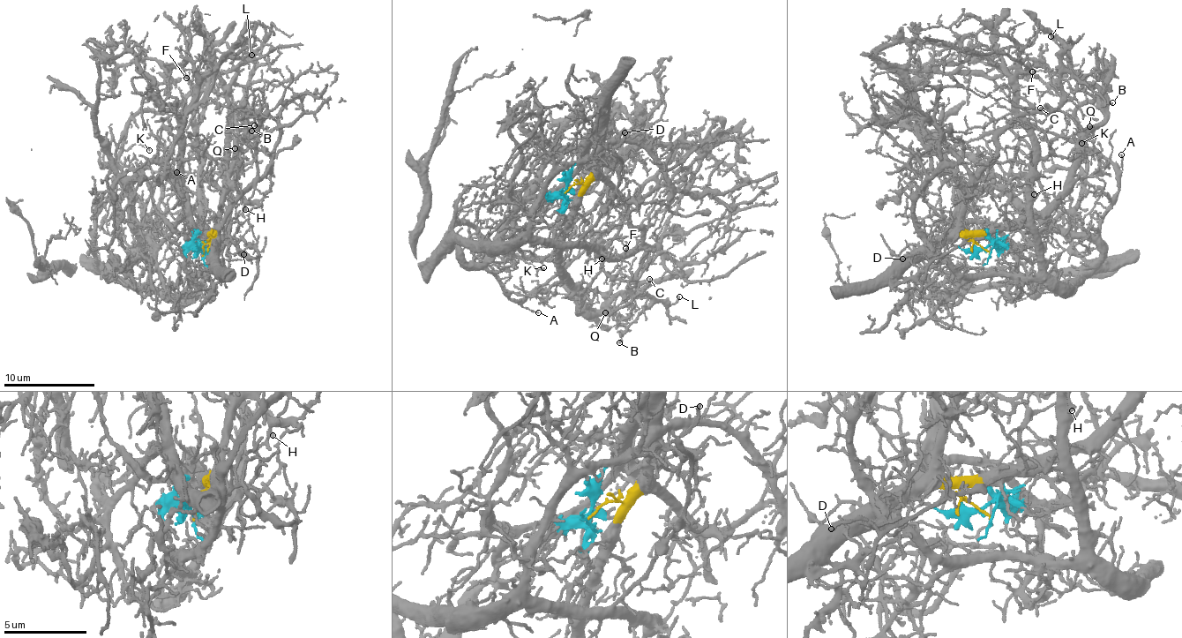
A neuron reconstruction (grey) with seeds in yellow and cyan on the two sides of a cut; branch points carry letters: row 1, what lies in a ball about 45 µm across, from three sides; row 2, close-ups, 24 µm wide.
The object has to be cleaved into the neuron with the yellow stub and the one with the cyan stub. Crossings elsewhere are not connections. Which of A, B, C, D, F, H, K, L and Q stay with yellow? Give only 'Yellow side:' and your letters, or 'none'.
Yellow side: B, C, D, L, Q

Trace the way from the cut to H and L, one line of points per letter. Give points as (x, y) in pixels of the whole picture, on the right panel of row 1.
H: (986, 251), (996, 243), (1004, 242), (1017, 251), (1033, 242), (1029, 218), (1030, 184), (1035, 195)
L: (986, 251), (962, 221), (964, 201), (1005, 129), (1021, 116), (1047, 113), (1058, 104), (1062, 53), (1051, 37)

